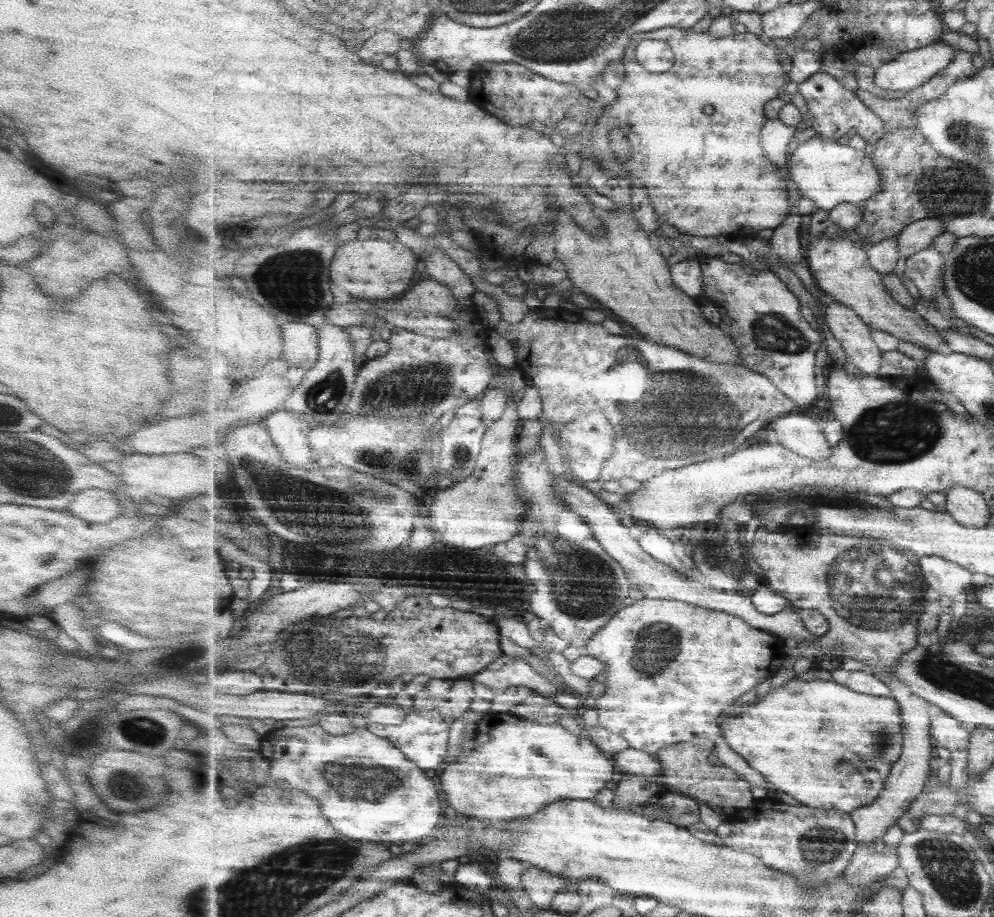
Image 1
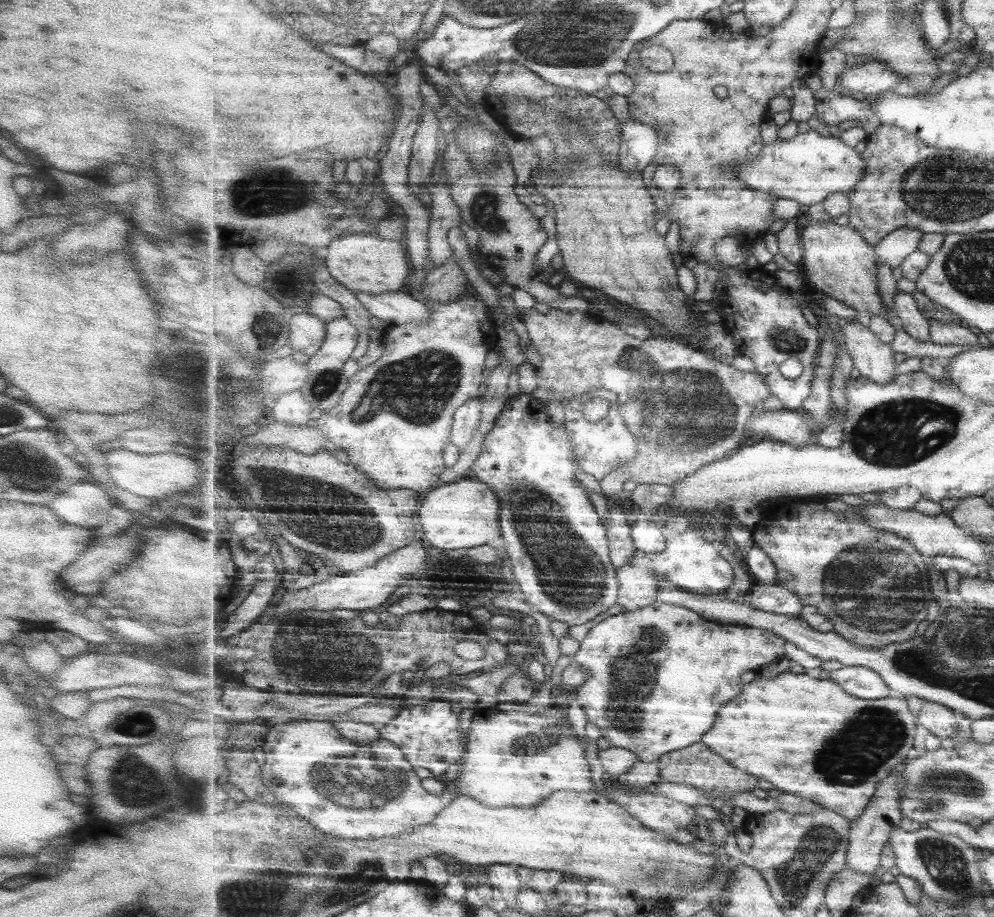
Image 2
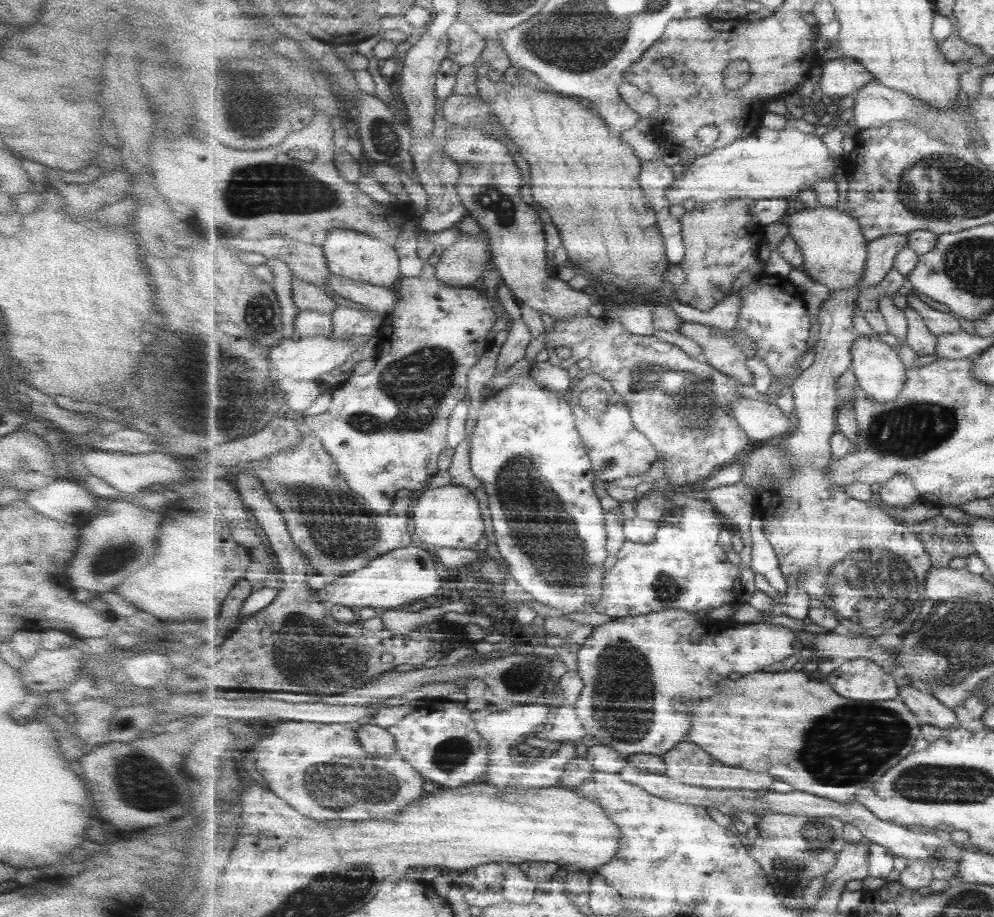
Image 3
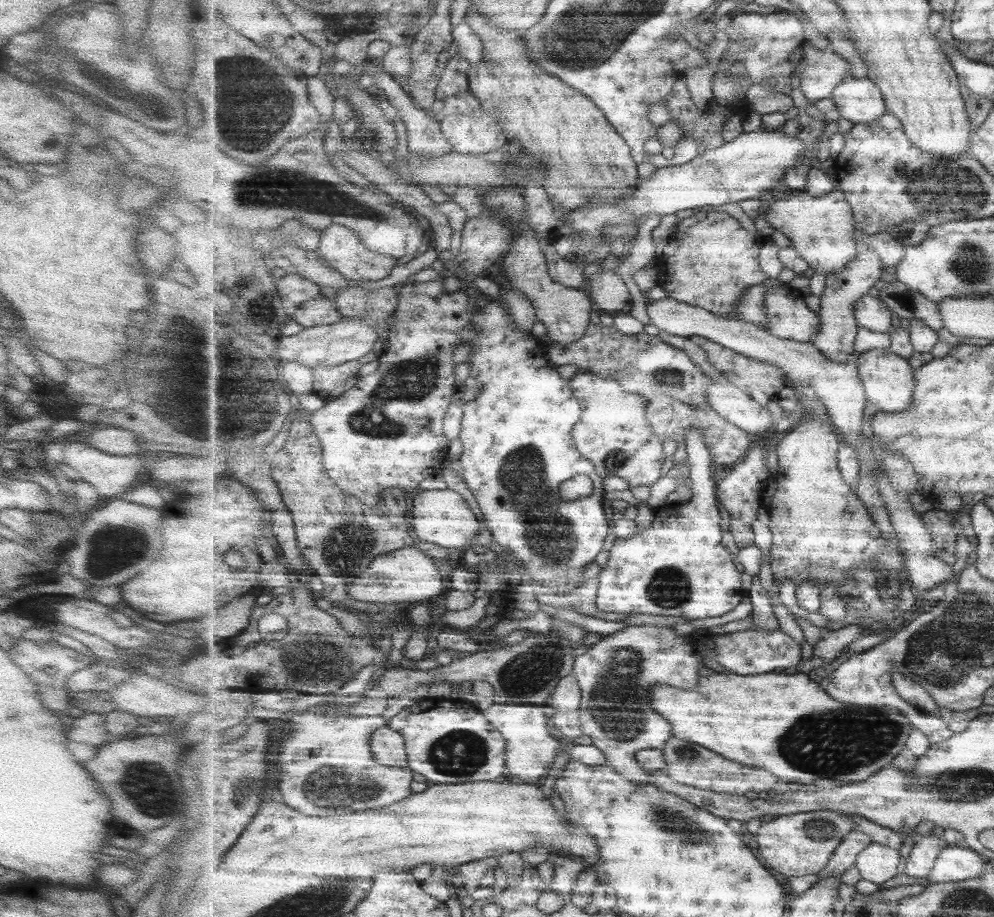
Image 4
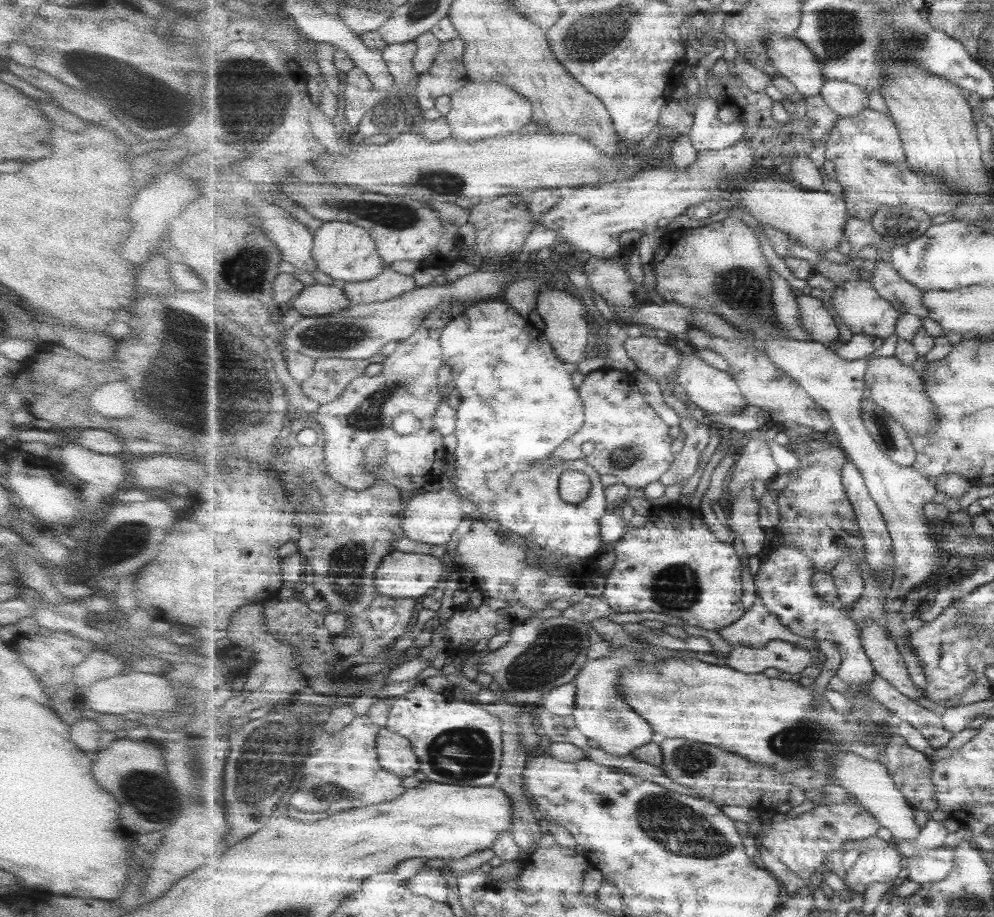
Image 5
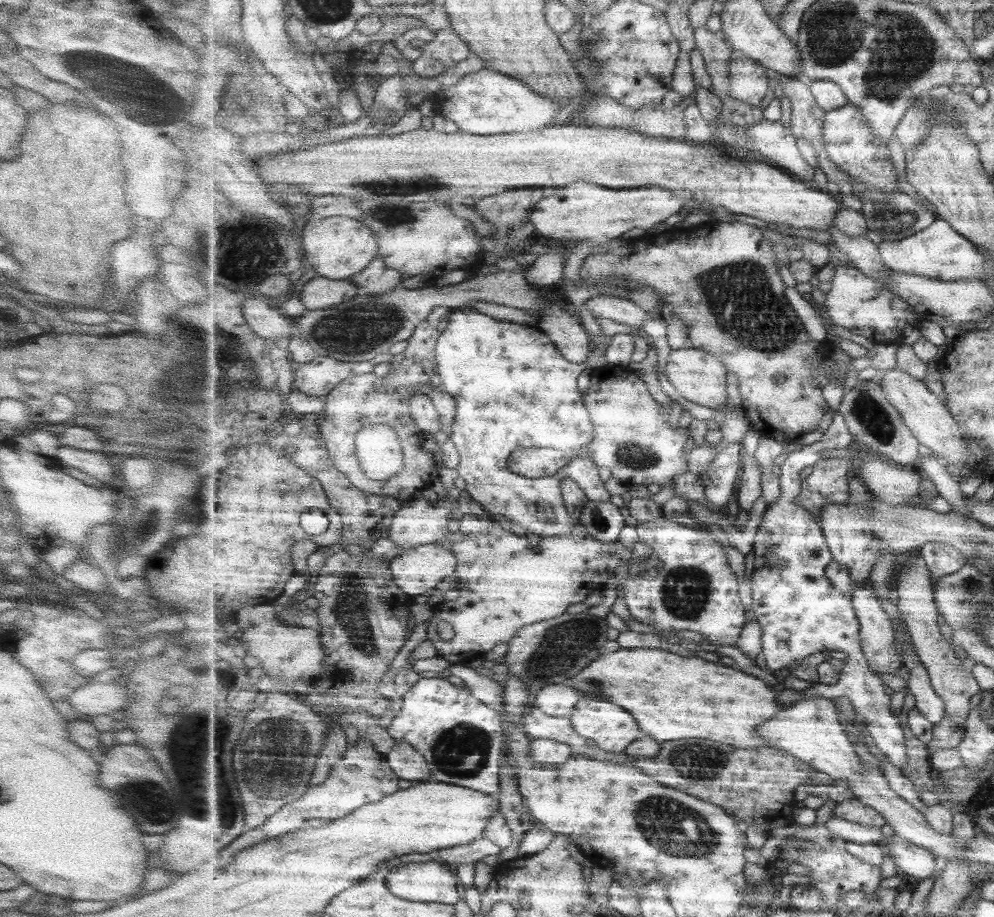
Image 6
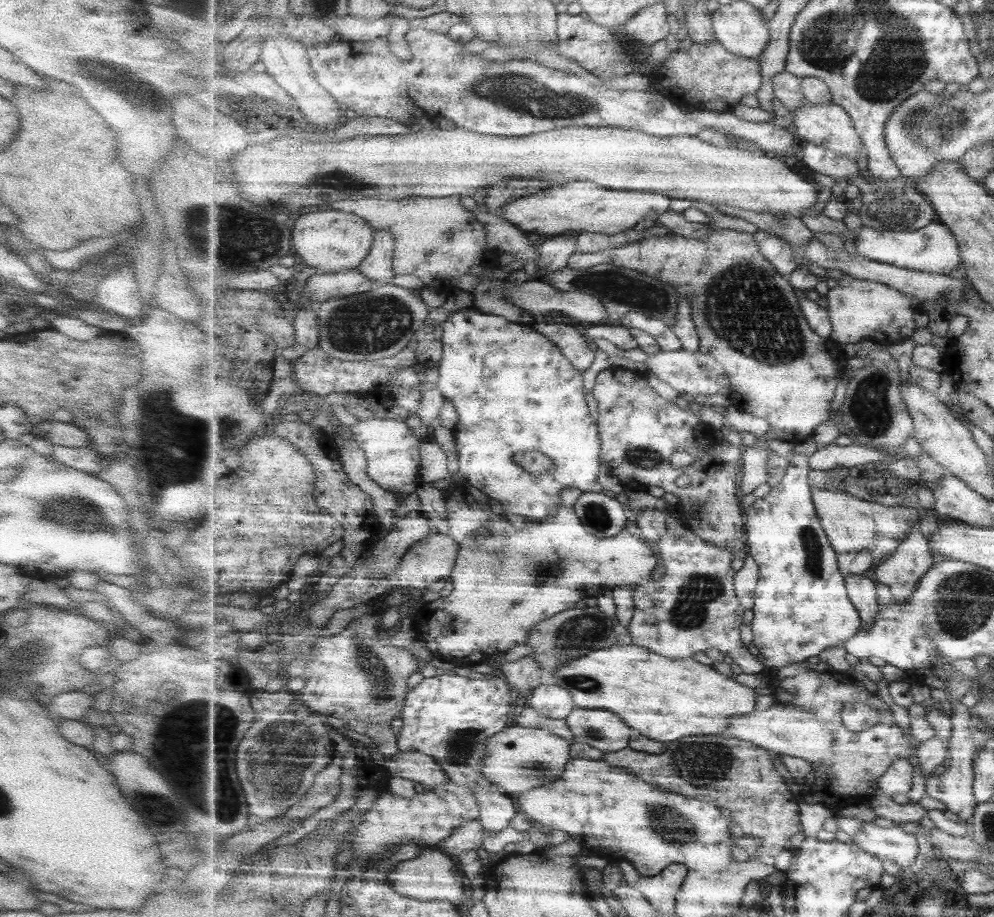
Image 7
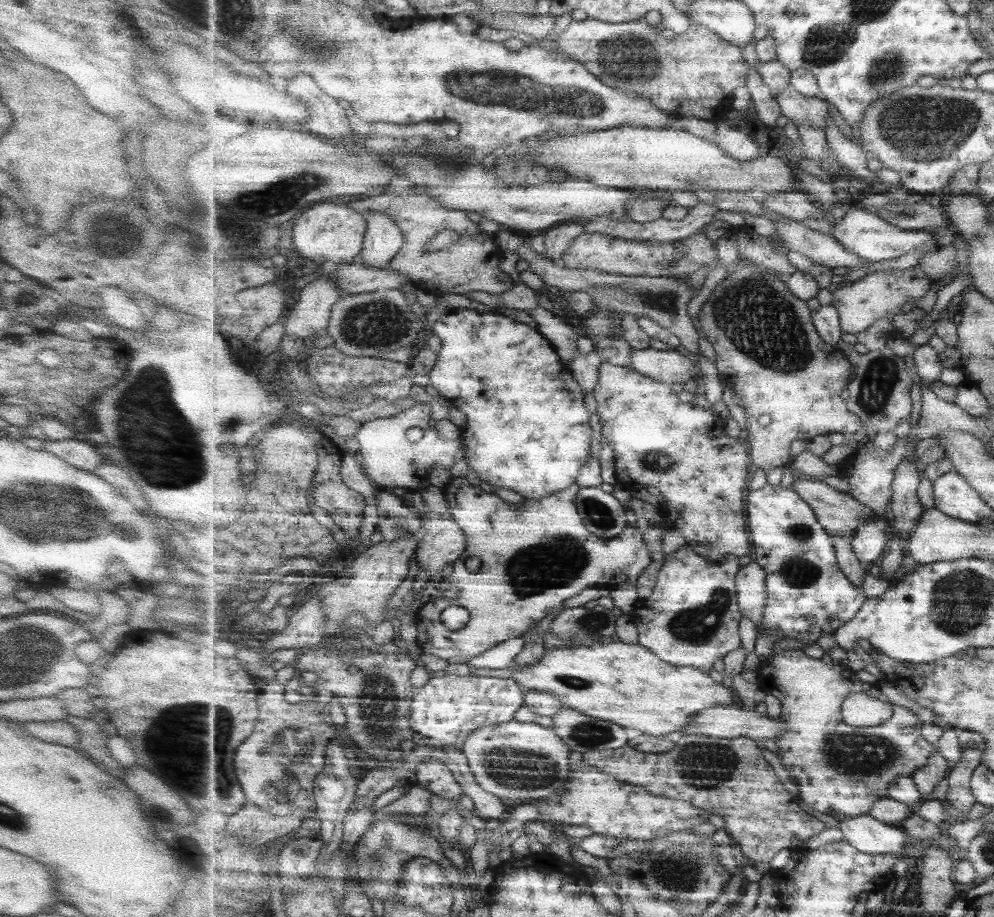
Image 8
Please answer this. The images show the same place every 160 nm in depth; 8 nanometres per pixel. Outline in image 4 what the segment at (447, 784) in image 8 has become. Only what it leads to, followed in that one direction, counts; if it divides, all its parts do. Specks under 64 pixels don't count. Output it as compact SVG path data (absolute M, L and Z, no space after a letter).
M385 726L373 734L372 751L382 765L408 767L407 745L403 736Z

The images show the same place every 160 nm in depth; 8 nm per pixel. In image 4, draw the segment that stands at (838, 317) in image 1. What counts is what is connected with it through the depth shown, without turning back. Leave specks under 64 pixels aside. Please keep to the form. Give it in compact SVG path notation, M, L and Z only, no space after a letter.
M880 348L861 353L856 362L858 374L866 388L866 400L875 405L878 411L896 413L910 409L910 404L915 399L916 370L909 364L907 357Z

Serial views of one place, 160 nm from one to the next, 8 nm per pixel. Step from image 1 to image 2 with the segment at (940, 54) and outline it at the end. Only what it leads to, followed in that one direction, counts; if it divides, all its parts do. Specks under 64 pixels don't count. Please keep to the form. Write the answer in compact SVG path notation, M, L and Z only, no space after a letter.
M869 60L860 67L844 69L837 78L845 90L879 95L893 90L900 82L904 82L901 73L896 73L885 63Z

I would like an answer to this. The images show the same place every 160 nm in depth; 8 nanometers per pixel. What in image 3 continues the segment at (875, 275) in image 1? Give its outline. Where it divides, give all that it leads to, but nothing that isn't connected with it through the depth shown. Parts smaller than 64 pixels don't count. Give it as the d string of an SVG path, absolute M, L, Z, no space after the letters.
M820 204L817 208L805 208L790 215L784 224L804 253L803 270L814 281L827 287L829 292L849 291L861 285L868 264L869 242L860 222L851 213Z

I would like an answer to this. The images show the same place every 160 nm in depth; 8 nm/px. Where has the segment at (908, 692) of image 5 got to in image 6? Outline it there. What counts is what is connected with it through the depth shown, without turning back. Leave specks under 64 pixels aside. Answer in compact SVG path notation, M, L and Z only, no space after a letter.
M870 587L854 588L851 593L854 607L860 619L860 635L862 649L868 657L870 667L881 674L897 675L899 668L904 666L896 644L895 629L891 617L884 611L878 594Z

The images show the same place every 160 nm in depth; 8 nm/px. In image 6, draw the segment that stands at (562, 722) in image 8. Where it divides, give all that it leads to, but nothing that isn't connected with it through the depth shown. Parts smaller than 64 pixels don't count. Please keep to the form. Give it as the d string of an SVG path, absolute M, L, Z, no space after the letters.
M582 695L570 720L577 734L592 740L601 750L607 752L624 753L631 744L635 743L635 740L640 740L647 736L639 728L633 714L627 712L625 708L621 708L620 705L613 705L609 701L601 700L601 697Z

